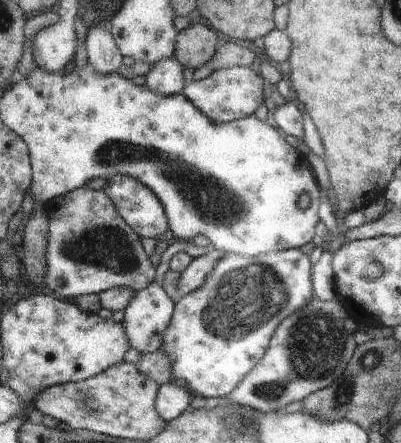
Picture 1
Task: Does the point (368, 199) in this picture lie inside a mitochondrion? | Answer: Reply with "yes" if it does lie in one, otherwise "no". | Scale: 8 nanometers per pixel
no

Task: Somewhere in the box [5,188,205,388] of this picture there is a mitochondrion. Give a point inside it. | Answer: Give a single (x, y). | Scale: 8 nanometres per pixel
(107, 246)

